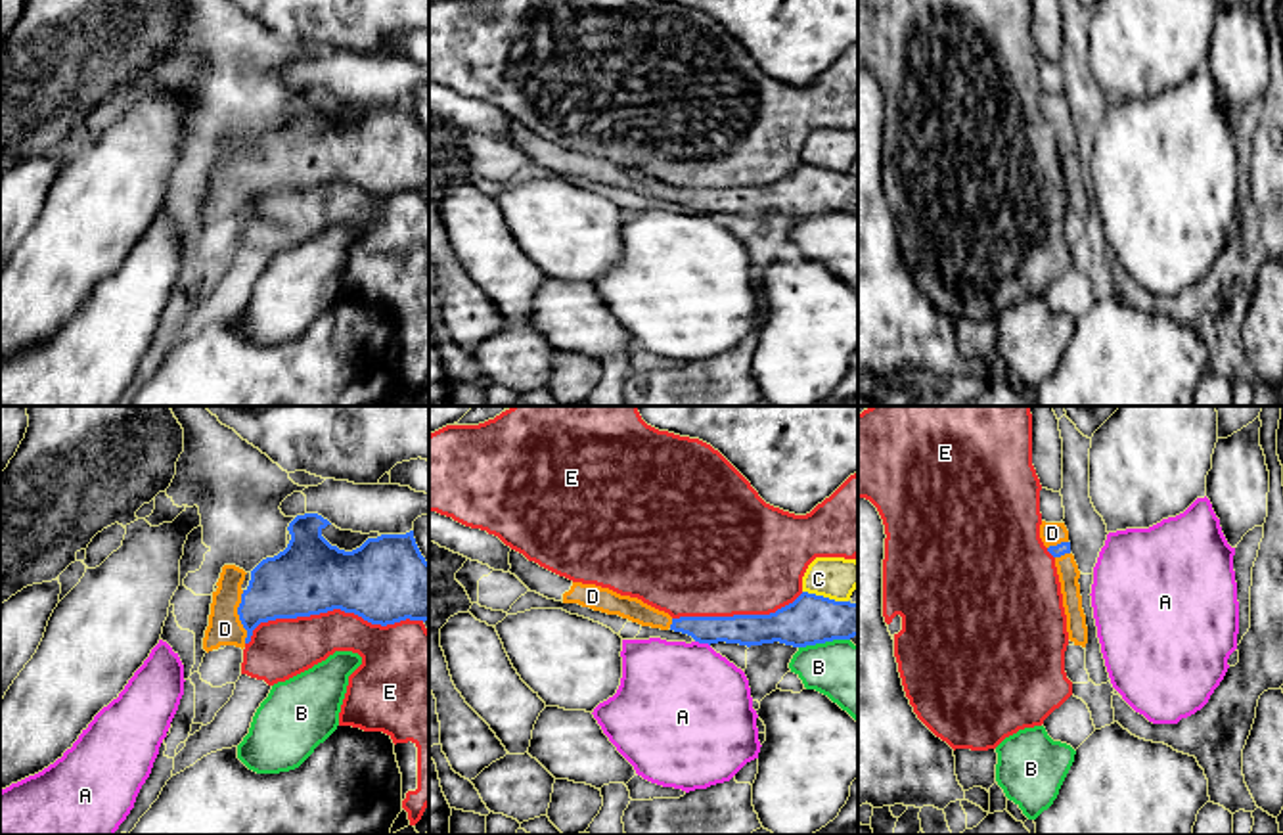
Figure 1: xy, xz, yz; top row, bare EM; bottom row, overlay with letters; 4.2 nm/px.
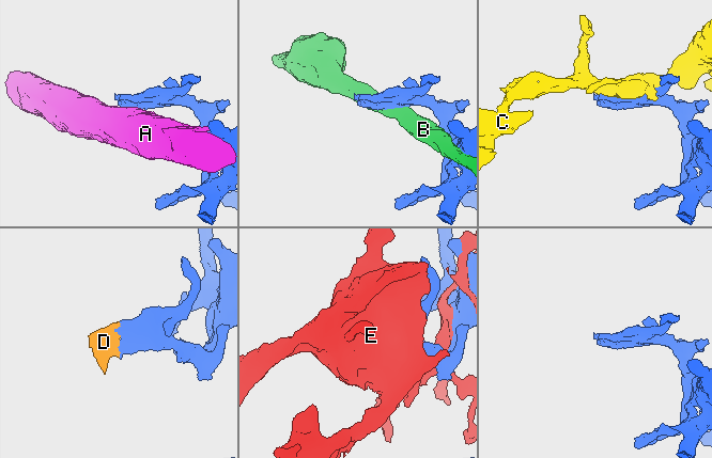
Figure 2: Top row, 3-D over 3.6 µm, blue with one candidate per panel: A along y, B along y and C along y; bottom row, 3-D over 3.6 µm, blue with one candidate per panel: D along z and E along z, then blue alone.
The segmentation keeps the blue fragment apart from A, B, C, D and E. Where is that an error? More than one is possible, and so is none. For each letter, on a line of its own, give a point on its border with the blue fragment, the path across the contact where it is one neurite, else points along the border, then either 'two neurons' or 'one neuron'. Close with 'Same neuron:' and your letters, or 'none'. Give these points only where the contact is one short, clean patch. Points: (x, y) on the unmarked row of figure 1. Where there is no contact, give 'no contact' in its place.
A: xz (703, 213) | along xz (696, 211), (709, 217) | two neurons
B: xz (824, 213) | two neurons
C: xz (826, 169) | two neurons
D: xy (240, 188) | one neuron
E: xy (332, 180) | two neurons
Same neuron: D

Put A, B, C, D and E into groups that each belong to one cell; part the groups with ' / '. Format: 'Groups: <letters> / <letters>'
Groups: A / B / C / D / E

